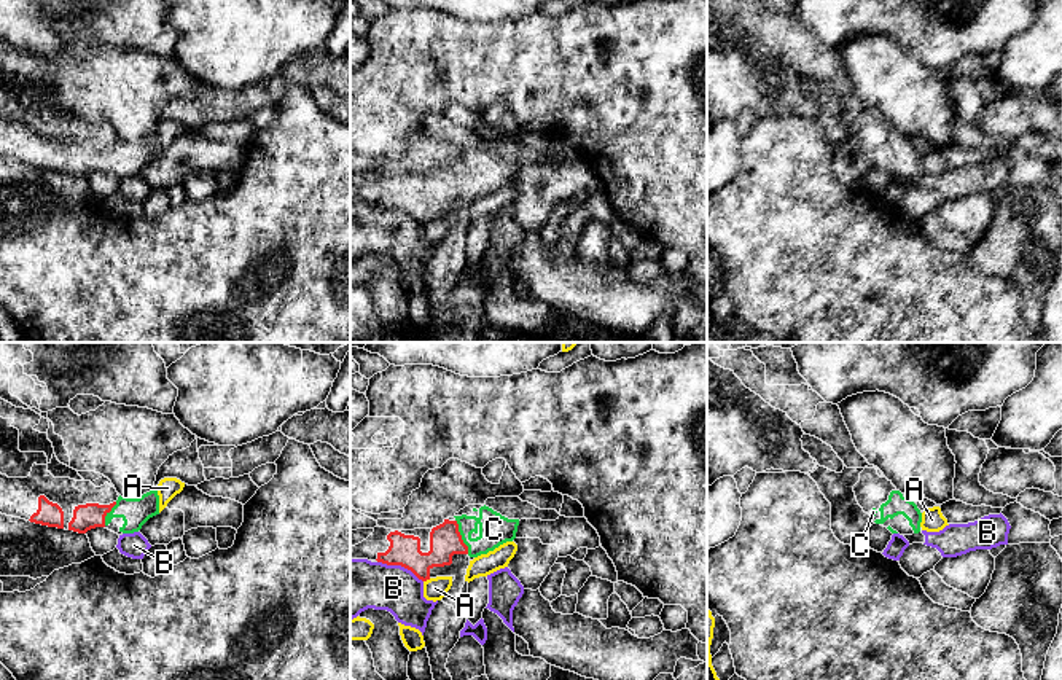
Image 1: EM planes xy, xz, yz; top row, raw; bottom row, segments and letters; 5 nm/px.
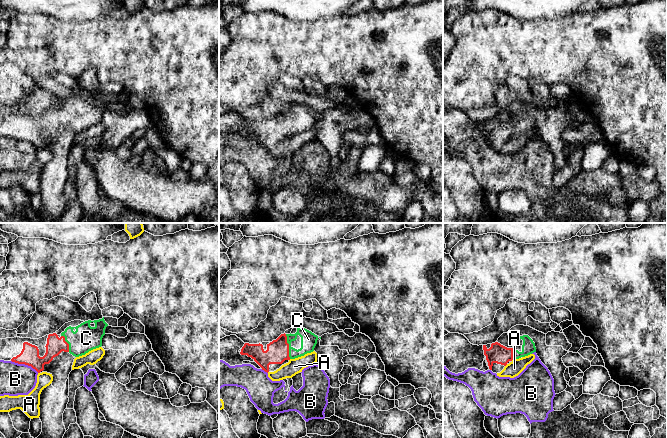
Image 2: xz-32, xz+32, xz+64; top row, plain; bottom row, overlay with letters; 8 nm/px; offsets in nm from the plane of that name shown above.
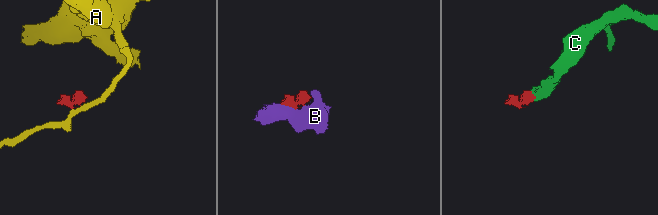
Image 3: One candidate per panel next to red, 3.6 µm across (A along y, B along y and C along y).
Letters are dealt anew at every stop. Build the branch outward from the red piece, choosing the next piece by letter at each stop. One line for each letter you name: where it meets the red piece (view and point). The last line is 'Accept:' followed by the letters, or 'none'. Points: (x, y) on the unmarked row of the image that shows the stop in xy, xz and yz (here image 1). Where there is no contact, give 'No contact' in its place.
C: Touches red at xz (460, 180)
Accept: C

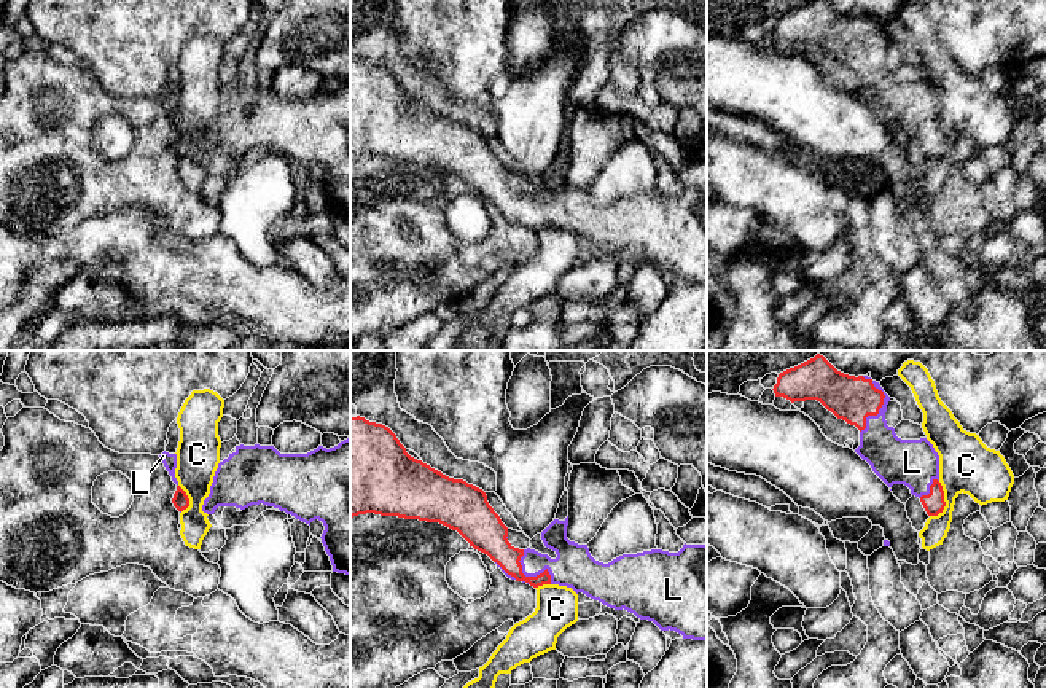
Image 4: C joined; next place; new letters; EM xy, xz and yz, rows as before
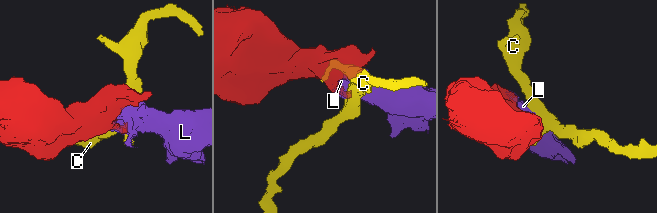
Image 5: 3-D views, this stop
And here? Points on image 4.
L: Touches red at yz (882, 46)
Accept: L

